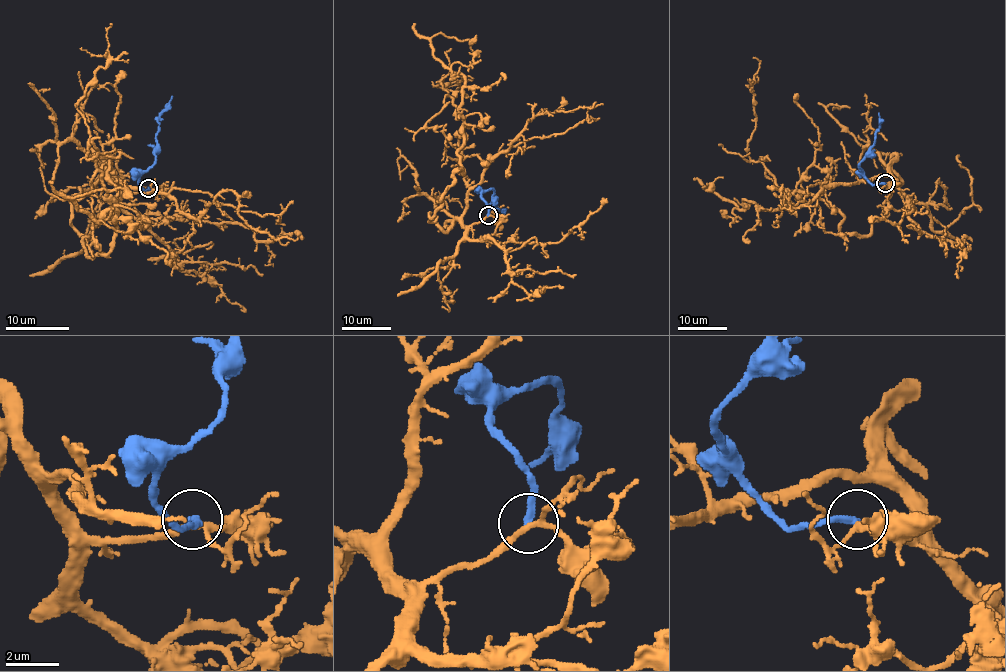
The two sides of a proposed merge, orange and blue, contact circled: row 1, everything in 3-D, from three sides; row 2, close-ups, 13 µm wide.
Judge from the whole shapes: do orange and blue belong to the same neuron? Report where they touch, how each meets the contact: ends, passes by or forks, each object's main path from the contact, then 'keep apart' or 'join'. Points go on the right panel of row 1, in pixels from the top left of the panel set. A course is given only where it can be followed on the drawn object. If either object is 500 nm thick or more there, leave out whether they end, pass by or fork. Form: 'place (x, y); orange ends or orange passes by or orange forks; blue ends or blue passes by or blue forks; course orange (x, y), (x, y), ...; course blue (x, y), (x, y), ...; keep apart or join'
place (885, 183); orange forks; blue ends; course orange (885, 184), (889, 168), (900, 182), (866, 235), (777, 185), (748, 153), (753, 58); course blue (885, 183), (872, 184), (859, 166), (874, 144), (880, 124), (878, 113); keep apart

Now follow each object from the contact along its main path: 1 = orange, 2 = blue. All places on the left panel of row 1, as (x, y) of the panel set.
1: (147, 189), (104, 168), (80, 189), (88, 256), (107, 254), (115, 200), (77, 103), (110, 25)
2: (147, 187), (144, 189), (139, 183), (139, 176), (155, 159), (158, 117), (173, 96)

